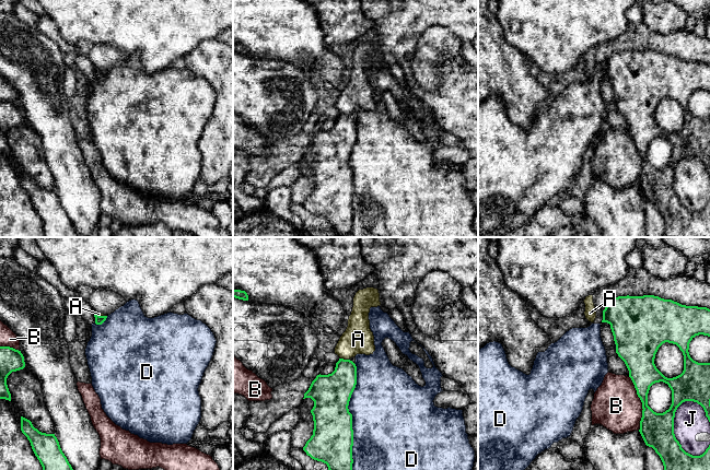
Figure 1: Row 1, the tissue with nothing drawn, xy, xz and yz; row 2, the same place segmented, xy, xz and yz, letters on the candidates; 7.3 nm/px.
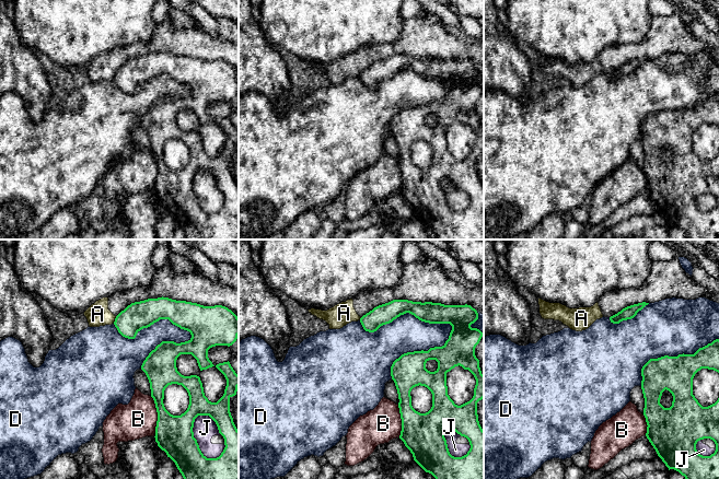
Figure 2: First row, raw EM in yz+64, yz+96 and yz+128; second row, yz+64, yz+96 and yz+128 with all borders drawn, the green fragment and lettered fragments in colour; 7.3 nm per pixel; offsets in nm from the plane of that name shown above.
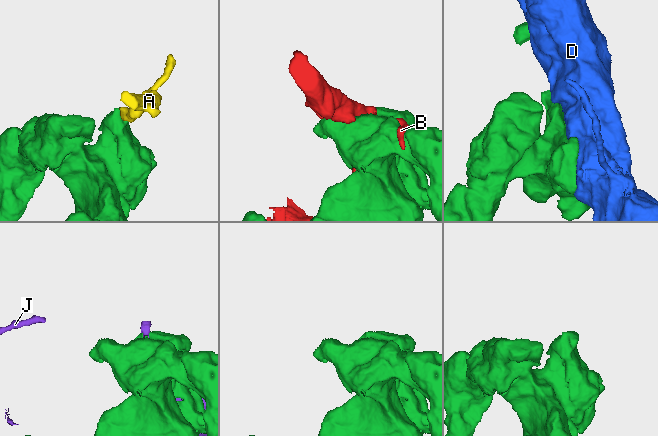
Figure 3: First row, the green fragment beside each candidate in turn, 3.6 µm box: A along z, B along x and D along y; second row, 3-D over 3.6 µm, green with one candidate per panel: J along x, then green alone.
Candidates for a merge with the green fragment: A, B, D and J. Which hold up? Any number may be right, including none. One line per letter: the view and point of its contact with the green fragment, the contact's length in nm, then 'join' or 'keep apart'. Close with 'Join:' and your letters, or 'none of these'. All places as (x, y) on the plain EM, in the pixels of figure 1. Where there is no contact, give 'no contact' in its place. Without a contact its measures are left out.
A: meets green in xz at (345, 115); contact 70 nm long; keep apart
B: meets green in yz at (641, 156); contact 380 nm long; keep apart
D: meets green in xz at (351, 177); contact 850 nm long; keep apart
J: meets green in yz at (673, 188); contact 420 nm long; keep apart
Join: none of these

